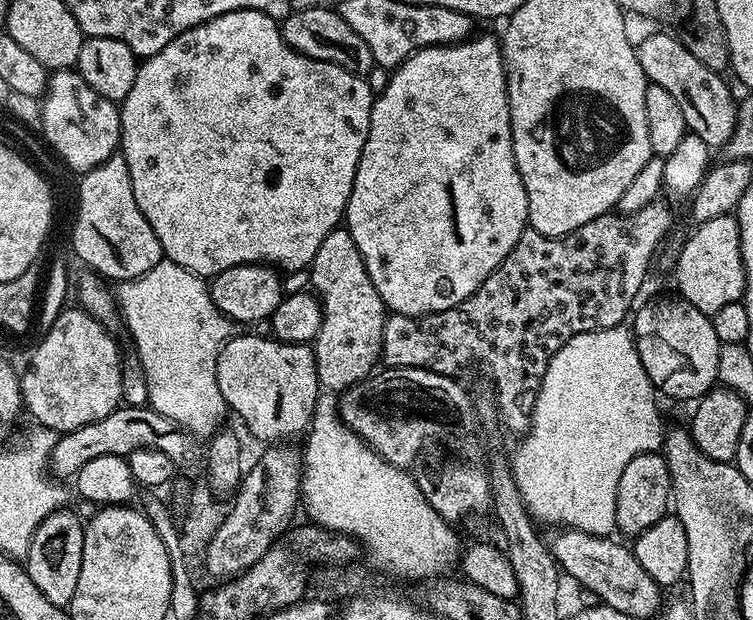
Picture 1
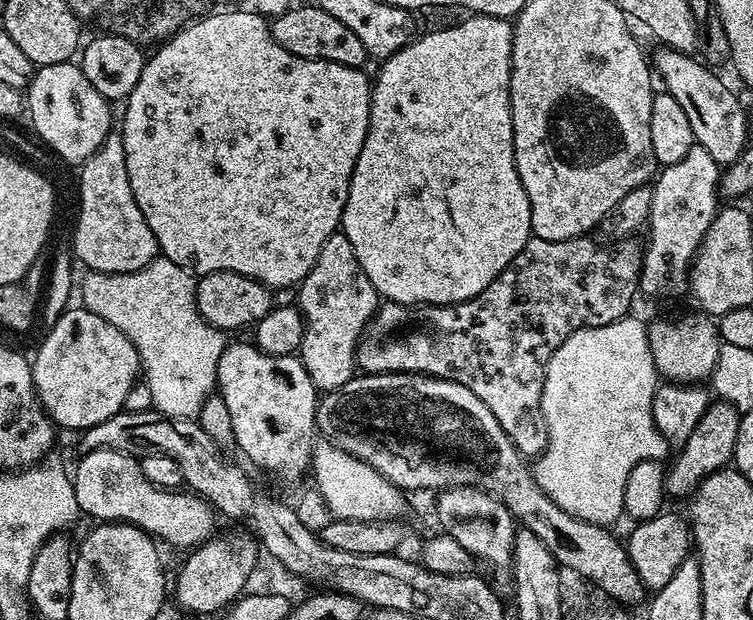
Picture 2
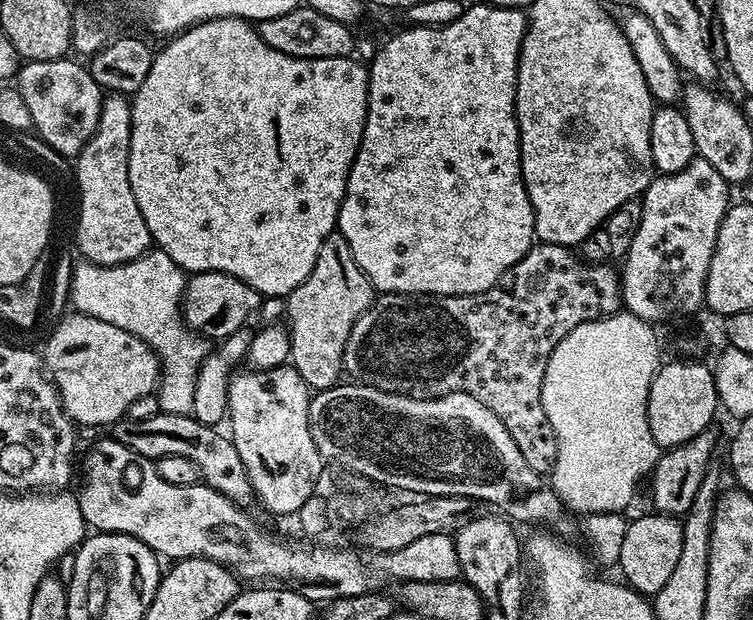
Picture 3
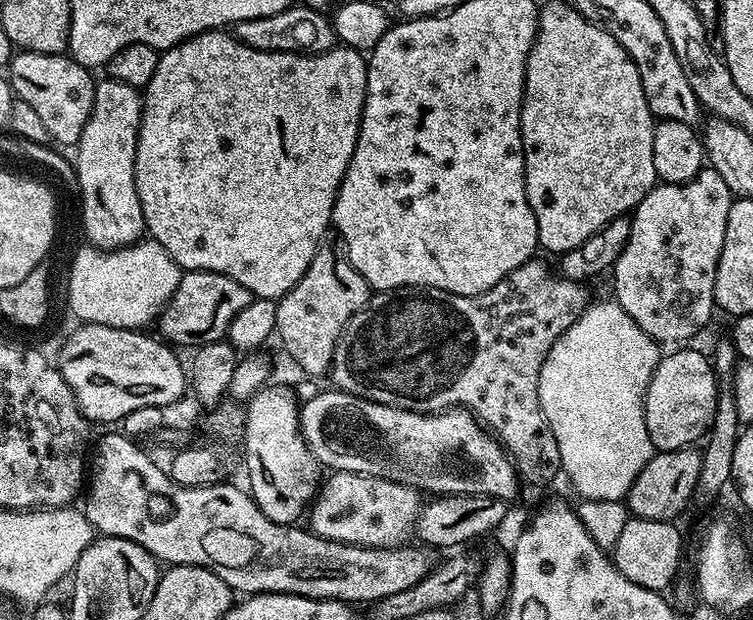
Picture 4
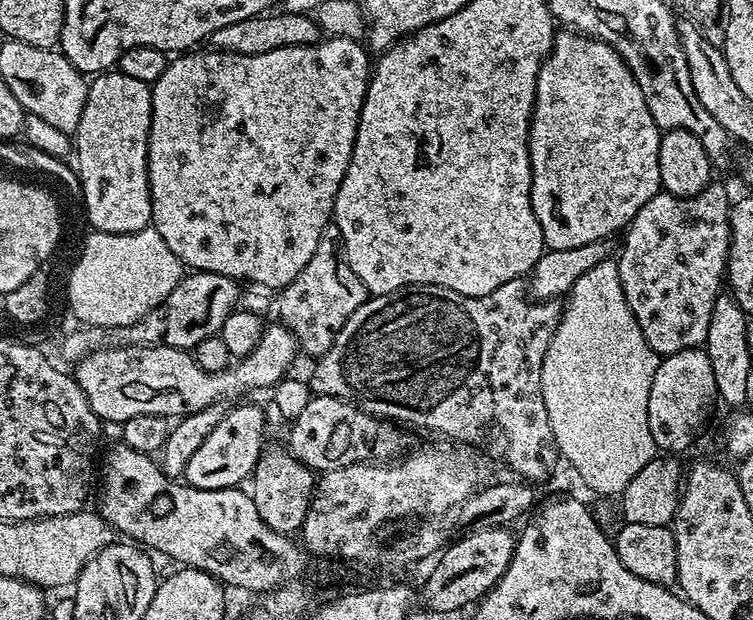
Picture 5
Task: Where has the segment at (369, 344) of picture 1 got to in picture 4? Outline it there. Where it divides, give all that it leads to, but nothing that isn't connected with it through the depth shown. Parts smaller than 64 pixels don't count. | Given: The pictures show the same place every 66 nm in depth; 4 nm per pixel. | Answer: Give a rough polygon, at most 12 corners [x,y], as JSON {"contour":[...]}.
{"contour":[[321,243],[280,297],[275,335],[329,375],[370,299],[343,243]]}

